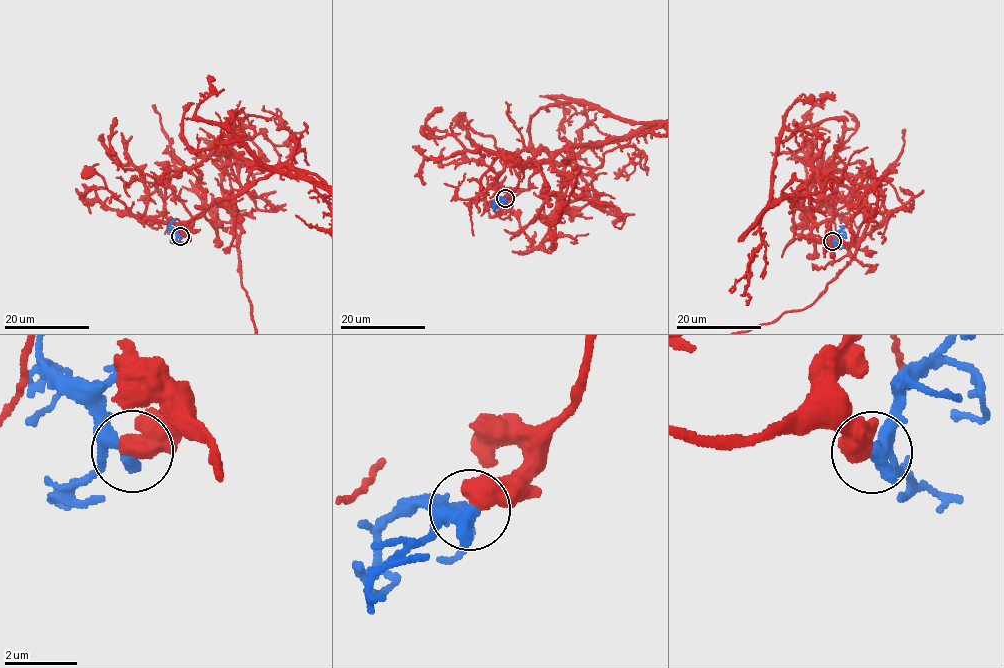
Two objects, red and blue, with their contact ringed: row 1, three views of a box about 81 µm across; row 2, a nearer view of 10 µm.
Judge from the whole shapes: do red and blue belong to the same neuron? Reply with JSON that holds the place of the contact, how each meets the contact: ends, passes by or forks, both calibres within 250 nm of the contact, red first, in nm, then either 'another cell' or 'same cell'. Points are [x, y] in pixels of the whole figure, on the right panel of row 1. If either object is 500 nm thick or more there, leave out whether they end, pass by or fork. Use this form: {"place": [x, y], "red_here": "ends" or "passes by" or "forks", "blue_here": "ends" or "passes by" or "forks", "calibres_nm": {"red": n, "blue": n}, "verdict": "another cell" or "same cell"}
{"place": [832, 241], "calibres_nm": {"red": 650, "blue": 360}, "verdict": "another cell"}

